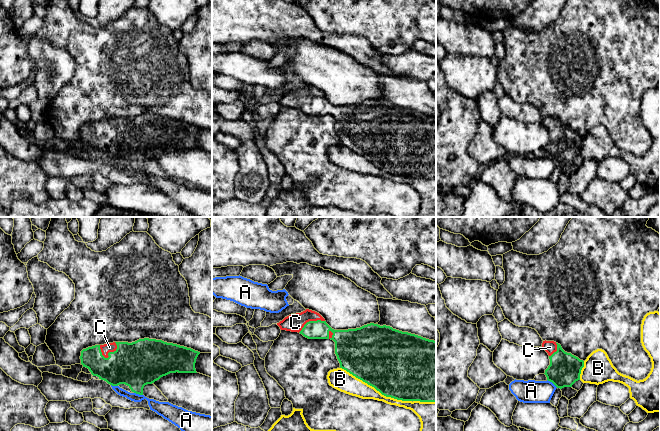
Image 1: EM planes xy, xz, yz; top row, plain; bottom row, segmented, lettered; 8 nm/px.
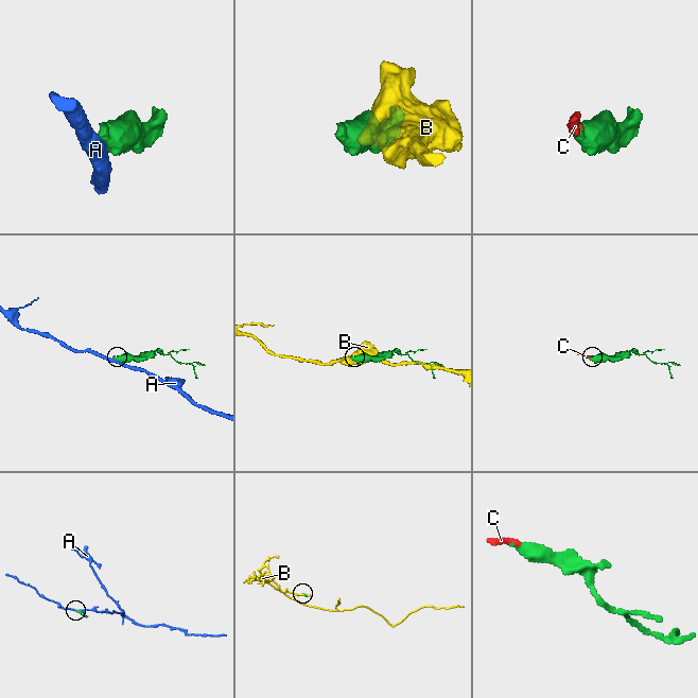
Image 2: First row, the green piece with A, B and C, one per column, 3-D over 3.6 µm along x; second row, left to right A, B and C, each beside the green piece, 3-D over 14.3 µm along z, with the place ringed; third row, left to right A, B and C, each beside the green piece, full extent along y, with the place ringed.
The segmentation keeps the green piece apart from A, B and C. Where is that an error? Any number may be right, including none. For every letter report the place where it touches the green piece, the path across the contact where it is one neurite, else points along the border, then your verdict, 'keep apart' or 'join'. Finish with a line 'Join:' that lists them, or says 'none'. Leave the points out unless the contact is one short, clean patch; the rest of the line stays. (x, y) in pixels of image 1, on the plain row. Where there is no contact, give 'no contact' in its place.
A: yz (552, 158) | keep apart
B: xz (376, 165) | keep apart
C: xy (112, 128) | across xy (136, 140), (123, 139), (112, 128), (109, 123) | join
Join: C

